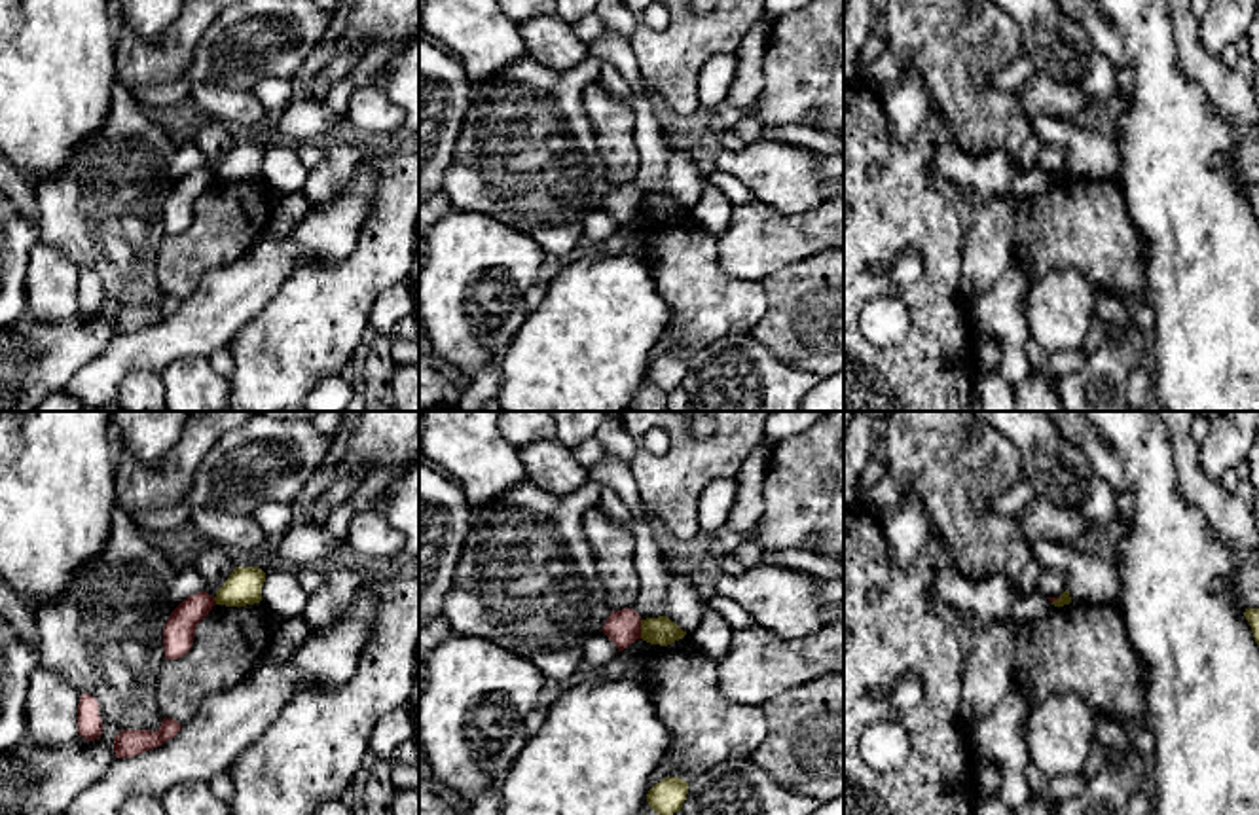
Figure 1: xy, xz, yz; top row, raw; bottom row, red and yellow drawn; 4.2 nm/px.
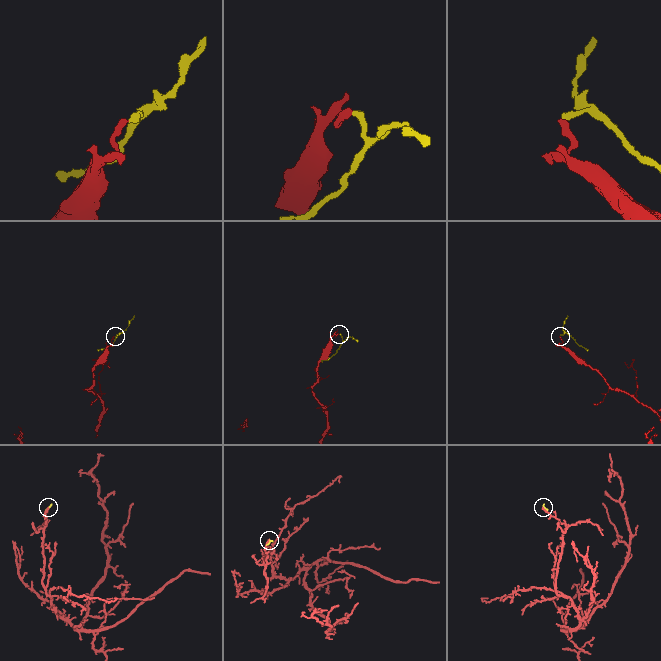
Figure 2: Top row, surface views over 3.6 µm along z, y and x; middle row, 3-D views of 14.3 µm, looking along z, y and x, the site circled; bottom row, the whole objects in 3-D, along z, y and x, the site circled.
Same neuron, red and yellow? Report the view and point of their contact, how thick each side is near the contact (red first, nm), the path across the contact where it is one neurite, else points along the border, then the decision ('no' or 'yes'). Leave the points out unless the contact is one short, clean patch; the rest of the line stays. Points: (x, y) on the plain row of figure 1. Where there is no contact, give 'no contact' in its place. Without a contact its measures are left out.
xz (639, 205) | 150/120 nm | along xz (639, 196), (641, 213) | no

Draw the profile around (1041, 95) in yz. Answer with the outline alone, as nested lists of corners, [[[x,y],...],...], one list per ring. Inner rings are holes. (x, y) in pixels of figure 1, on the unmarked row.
[[[1033,74],[1031,80],[1016,93],[1026,114],[1049,116],[1062,121],[1071,121],[1077,114],[1090,106],[1079,89],[1052,82],[1047,74]]]

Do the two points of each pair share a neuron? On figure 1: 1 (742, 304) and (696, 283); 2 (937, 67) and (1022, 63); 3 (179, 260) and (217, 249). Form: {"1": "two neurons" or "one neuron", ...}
{"1": "one neuron", "2": "two neurons", "3": "one neuron"}

